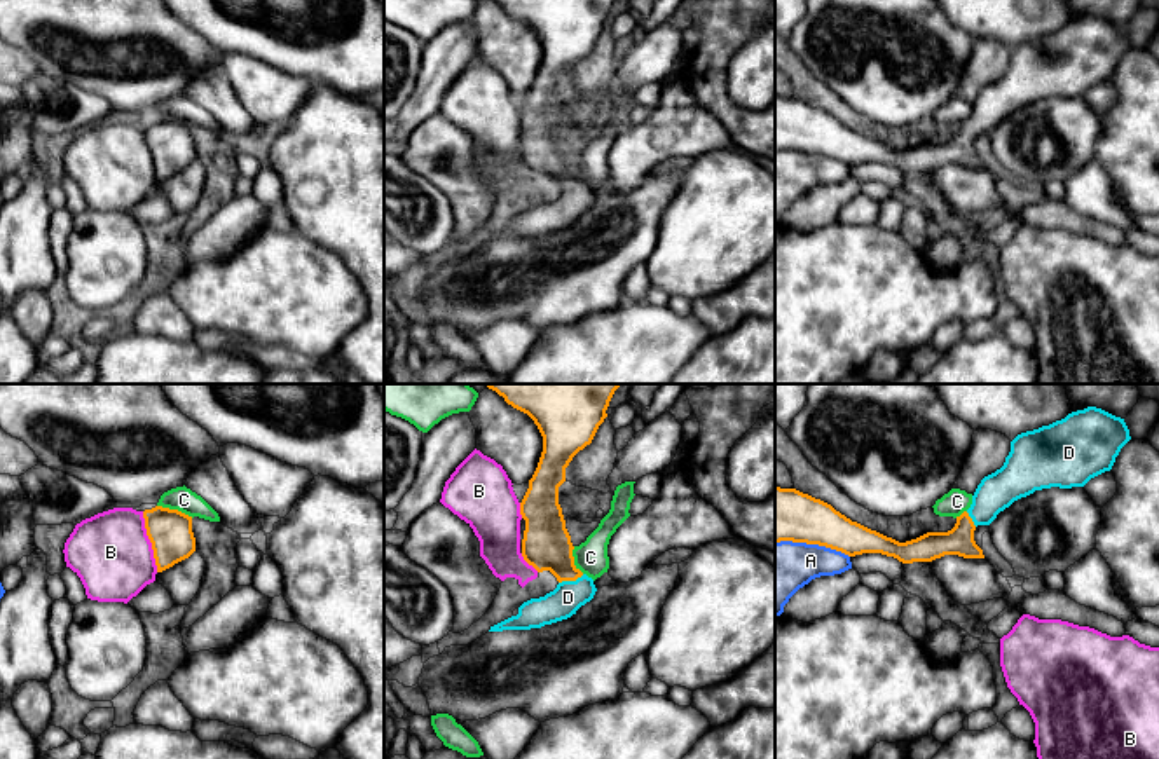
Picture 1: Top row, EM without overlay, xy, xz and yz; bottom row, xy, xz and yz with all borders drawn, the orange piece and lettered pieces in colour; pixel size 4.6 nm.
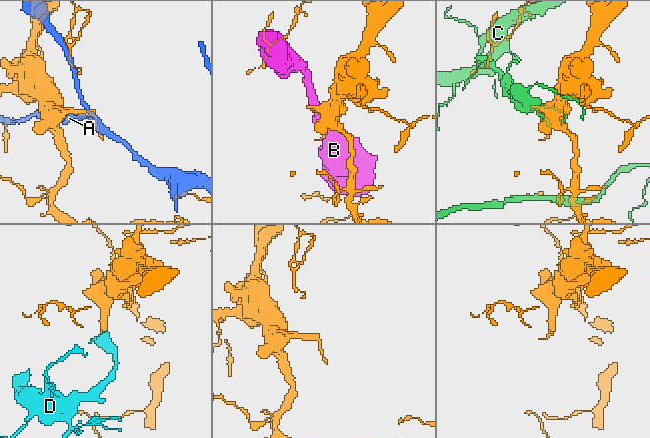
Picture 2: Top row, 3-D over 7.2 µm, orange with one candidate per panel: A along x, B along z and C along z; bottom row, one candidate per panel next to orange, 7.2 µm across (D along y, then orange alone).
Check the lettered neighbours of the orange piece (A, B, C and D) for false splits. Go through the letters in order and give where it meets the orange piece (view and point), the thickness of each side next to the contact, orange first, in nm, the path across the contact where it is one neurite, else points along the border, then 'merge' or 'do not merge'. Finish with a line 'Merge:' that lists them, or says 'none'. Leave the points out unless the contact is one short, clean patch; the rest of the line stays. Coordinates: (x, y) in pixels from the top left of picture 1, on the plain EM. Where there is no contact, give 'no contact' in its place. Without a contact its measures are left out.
A: meets orange in yz at (812, 152); 240 nm thick on the orange side, 280 nm on the other; do not merge
B: meets orange in xy at (150, 150); 200 nm thick on the orange side, 380 nm on the other; do not merge
C: meets orange in xy at (175, 119); 200 nm thick on the orange side, 110 nm on the other; do not merge
D: meets orange in xz at (571, 189); 220 nm thick on the orange side, 150 nm on the other; runs through xz (547, 154), (571, 189), (571, 203), (568, 206); merge
Merge: D

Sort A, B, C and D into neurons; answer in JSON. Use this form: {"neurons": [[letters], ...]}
{"neurons": [["A"], ["B"], ["C"], ["D"]]}

